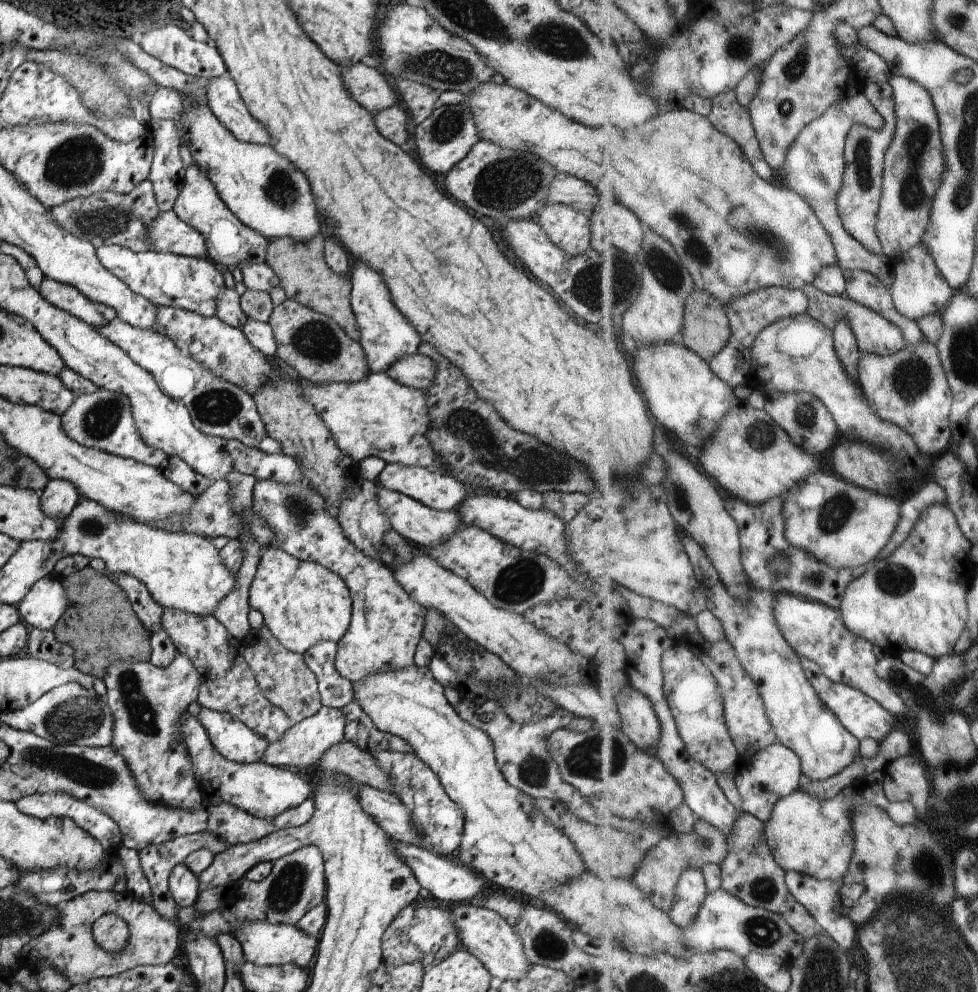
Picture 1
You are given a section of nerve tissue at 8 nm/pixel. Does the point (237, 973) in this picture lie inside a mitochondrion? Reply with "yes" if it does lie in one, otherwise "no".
no

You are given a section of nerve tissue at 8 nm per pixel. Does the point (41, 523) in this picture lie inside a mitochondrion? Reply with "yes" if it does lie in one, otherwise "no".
no

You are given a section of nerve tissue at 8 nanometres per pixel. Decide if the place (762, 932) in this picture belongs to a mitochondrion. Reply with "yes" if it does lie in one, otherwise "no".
yes

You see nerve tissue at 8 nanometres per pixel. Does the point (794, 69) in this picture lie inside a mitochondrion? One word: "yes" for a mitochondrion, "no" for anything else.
yes

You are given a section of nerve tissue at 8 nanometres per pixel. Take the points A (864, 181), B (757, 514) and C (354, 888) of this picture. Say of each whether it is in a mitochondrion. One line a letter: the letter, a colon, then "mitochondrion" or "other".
A: mitochondrion
B: other
C: other

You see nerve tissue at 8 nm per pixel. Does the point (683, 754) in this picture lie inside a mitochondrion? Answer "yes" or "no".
no

